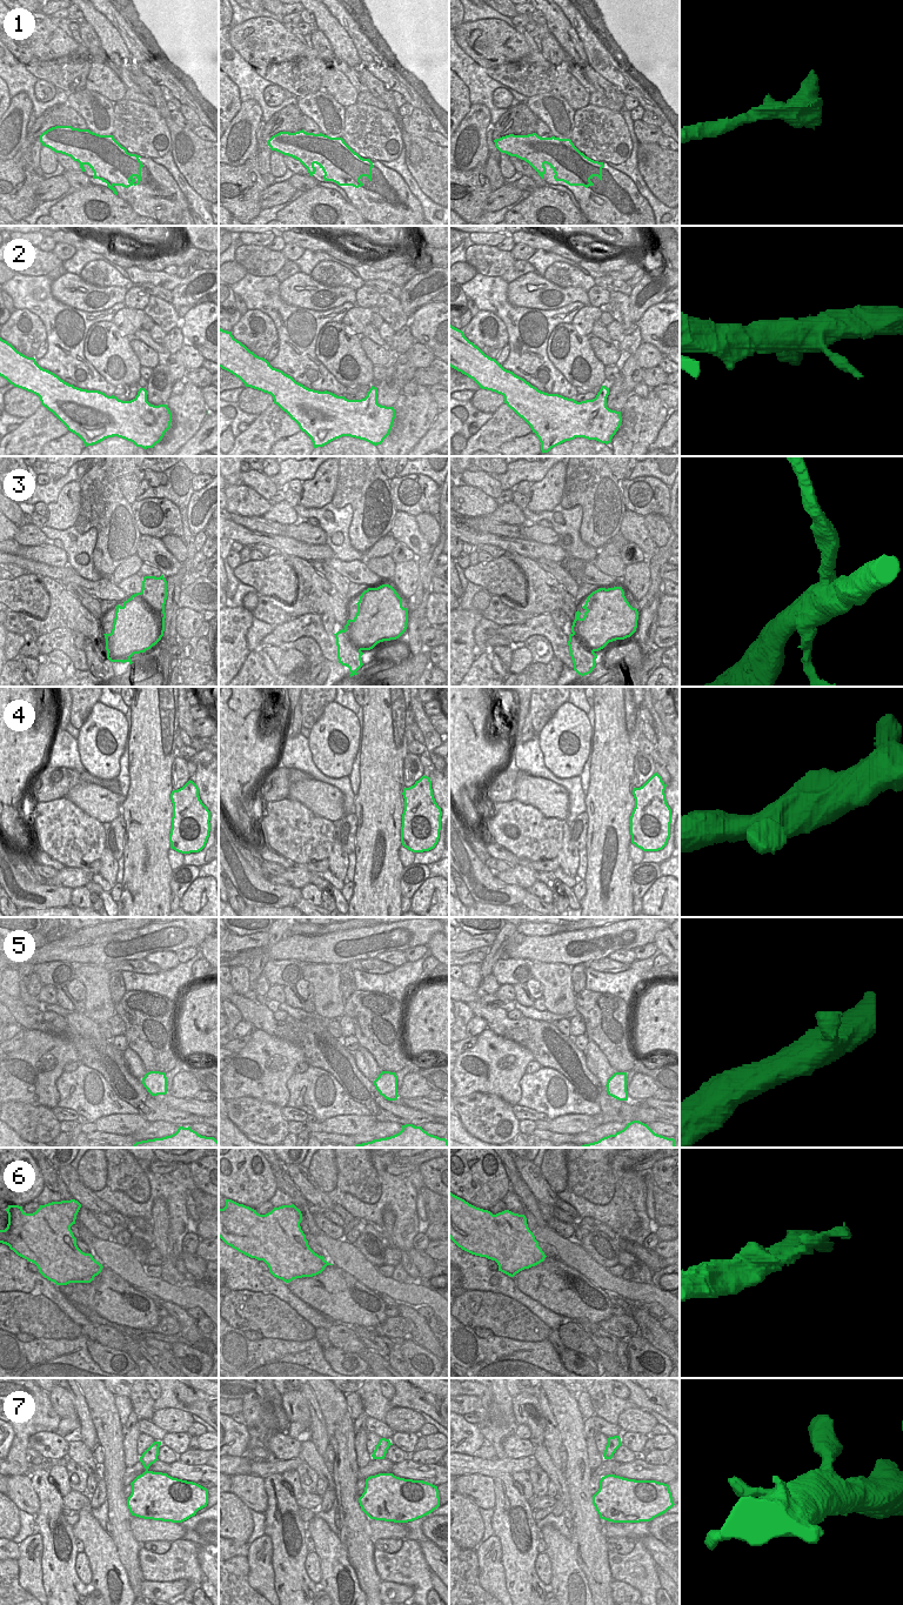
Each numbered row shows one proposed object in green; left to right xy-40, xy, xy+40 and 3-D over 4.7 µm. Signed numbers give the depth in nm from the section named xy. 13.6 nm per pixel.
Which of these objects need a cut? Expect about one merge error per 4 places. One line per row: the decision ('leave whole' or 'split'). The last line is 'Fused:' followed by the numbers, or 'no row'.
1: split
2: leave whole
3: split
4: leave whole
5: leave whole
6: leave whole
7: leave whole
Fused: 1, 3

